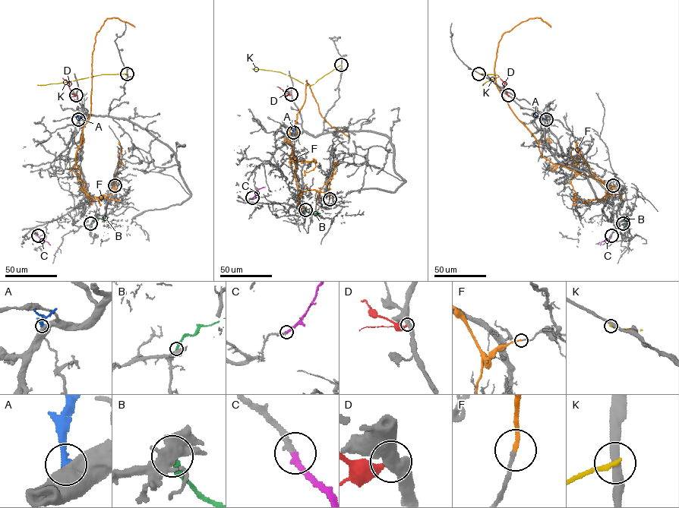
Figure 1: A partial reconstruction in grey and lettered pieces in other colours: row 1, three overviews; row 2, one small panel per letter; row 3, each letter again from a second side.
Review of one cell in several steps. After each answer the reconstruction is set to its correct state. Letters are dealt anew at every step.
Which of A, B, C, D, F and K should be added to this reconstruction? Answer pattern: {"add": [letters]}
{"add": ["C"]}

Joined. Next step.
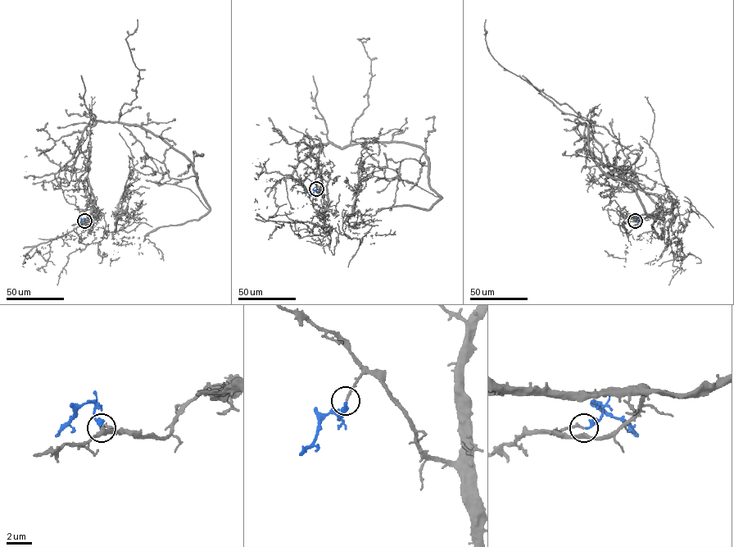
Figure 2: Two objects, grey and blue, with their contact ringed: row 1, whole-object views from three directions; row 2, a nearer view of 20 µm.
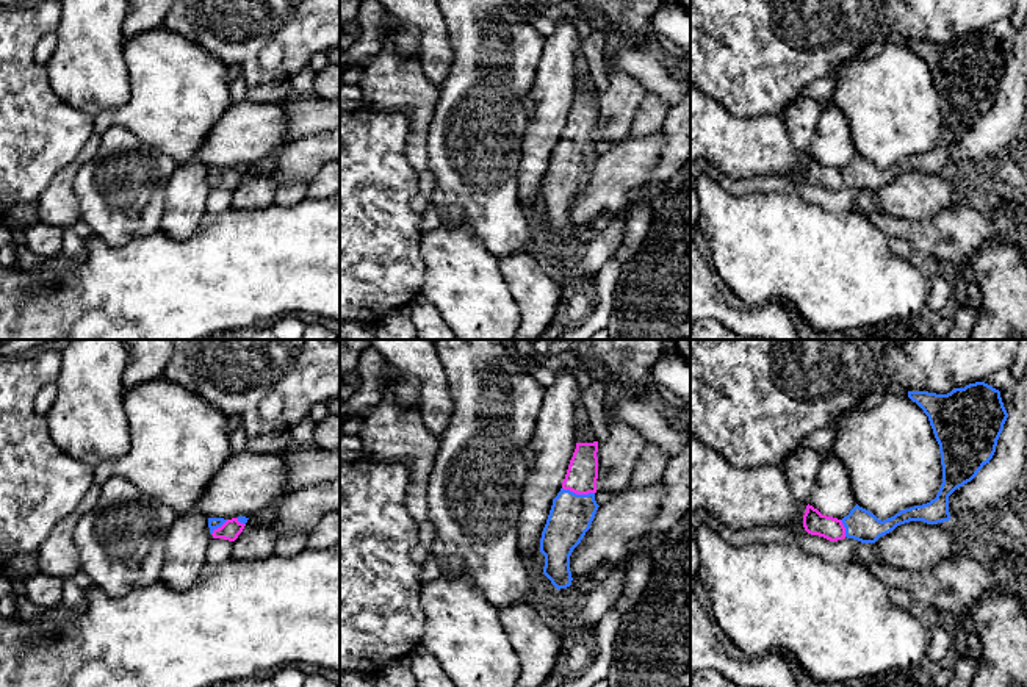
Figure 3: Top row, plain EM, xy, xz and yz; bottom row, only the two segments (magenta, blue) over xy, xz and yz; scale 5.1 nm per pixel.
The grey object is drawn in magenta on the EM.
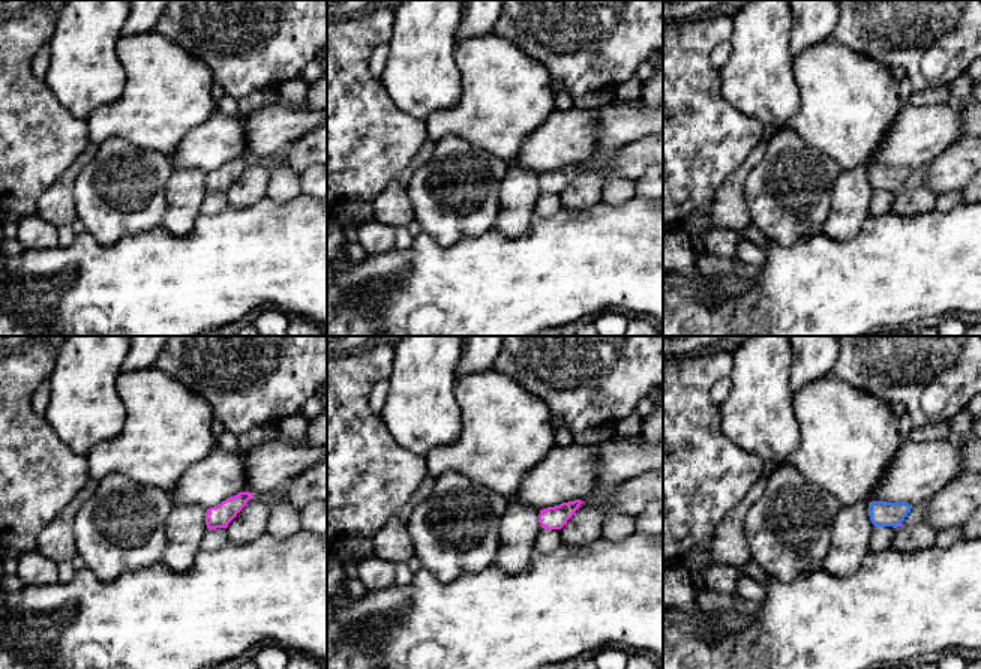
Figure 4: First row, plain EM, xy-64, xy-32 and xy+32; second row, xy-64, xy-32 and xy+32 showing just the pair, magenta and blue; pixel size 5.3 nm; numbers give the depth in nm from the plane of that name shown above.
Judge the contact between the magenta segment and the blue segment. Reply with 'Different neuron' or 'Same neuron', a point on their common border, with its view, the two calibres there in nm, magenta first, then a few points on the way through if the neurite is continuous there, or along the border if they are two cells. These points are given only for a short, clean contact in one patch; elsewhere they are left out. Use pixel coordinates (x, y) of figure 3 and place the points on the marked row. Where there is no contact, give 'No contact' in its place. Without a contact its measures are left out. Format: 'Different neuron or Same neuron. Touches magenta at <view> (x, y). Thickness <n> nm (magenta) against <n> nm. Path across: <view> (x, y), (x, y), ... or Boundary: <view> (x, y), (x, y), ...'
Same neuron. Touches magenta at xz (578, 493). Thickness 160 nm (magenta) against 220 nm. Path across: xz (581, 476), (578, 493), (570, 517)

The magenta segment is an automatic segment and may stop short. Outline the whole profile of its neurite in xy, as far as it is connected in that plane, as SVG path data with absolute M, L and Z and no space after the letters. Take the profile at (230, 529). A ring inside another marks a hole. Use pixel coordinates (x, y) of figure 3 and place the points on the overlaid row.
M238 516L232 520L224 518L208 518L208 527L213 538L224 538L229 541L235 541L238 535L243 532L249 518Z

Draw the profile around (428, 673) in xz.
M421 648L412 653L412 670L416 687L456 687L445 674L438 660Z

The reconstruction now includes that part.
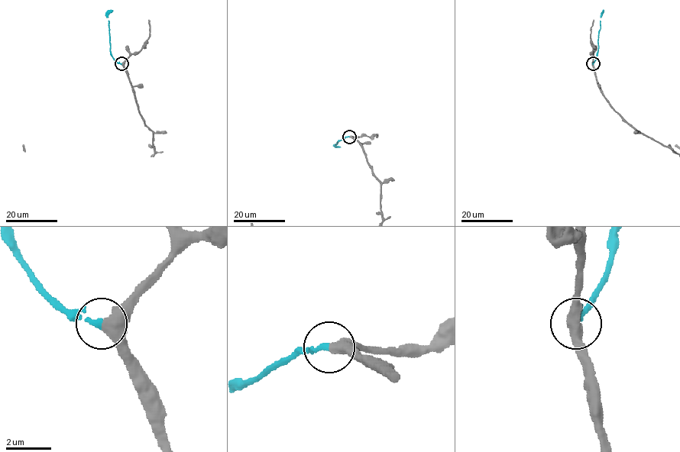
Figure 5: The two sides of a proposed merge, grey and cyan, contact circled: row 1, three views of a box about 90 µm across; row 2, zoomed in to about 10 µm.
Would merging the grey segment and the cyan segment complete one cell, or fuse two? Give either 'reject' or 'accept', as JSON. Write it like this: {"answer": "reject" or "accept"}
{"answer": "accept"}

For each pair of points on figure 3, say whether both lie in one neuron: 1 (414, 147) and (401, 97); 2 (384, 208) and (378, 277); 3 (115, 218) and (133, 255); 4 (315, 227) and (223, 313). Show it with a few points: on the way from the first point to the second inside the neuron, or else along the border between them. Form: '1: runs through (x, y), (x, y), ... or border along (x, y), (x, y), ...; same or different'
1: runs through (417, 133), (415, 105); same
2: runs through (378, 226), (378, 260); same
3: border along (158, 229), (118, 246), (108, 246), (93, 235); different
4: runs through (291, 251), (282, 260), (274, 262), (246, 290); same

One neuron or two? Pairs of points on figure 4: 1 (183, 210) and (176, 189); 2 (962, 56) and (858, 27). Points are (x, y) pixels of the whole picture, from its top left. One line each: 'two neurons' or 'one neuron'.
1: one neuron
2: one neuron

